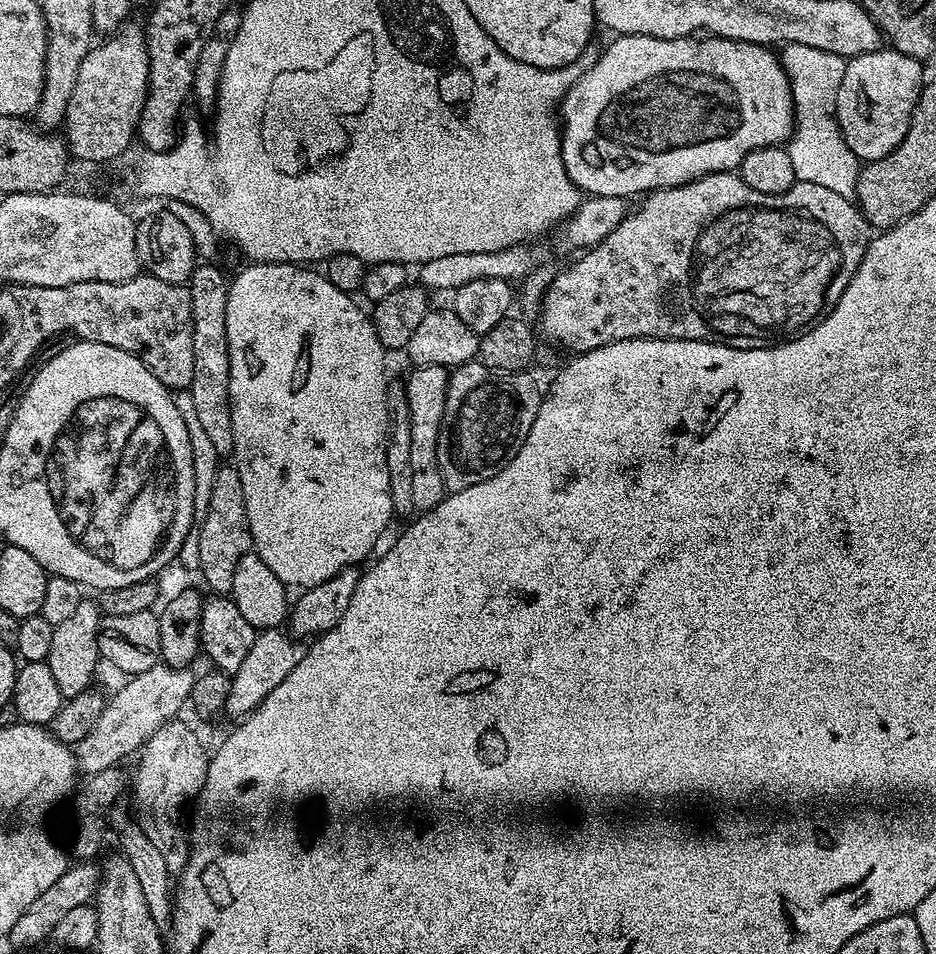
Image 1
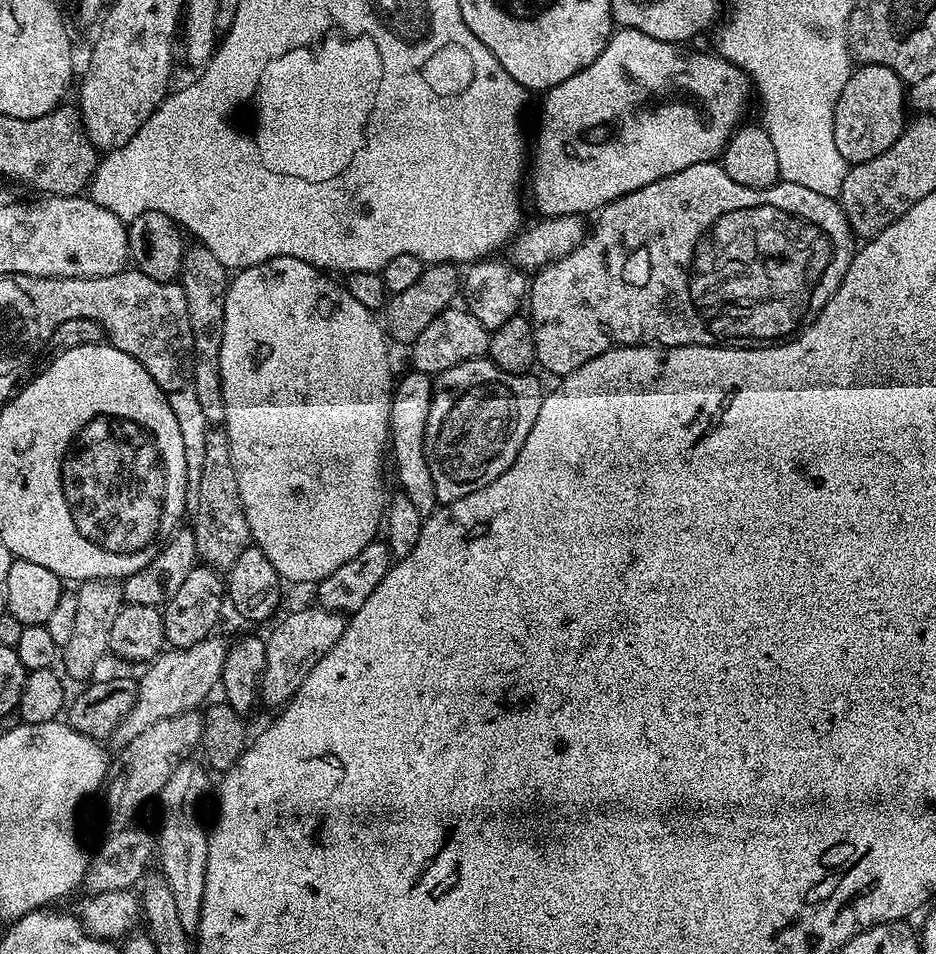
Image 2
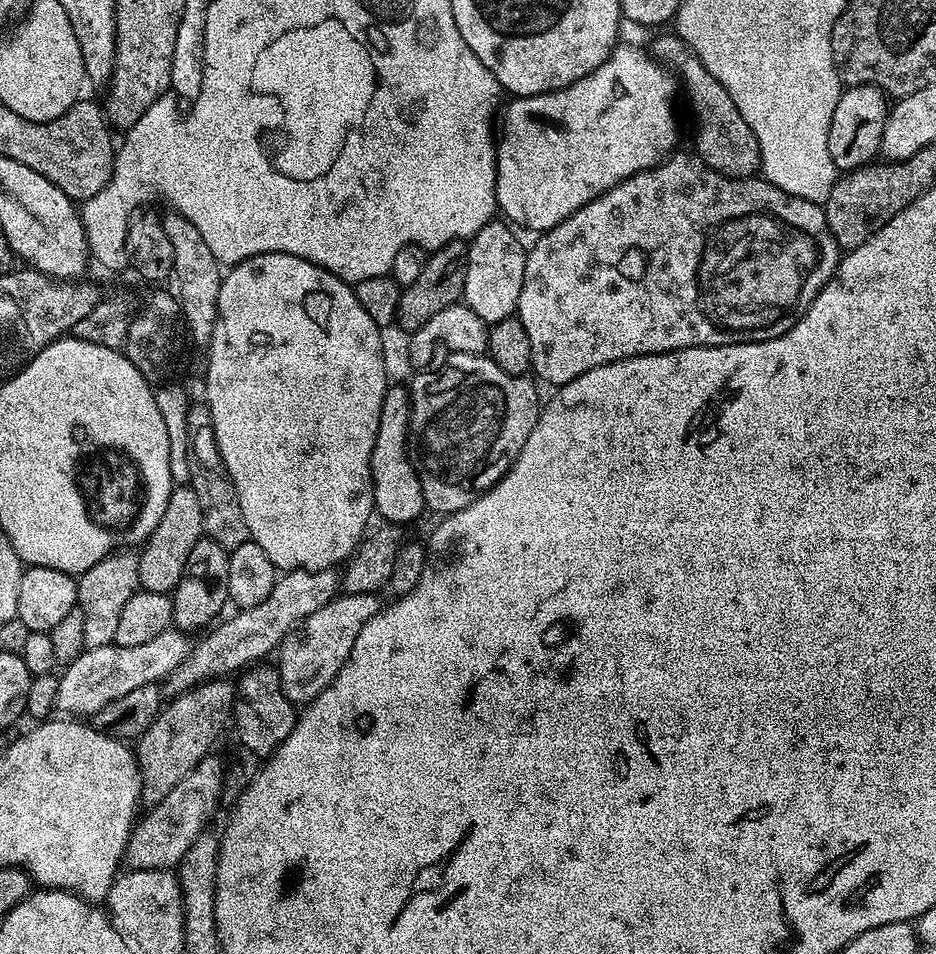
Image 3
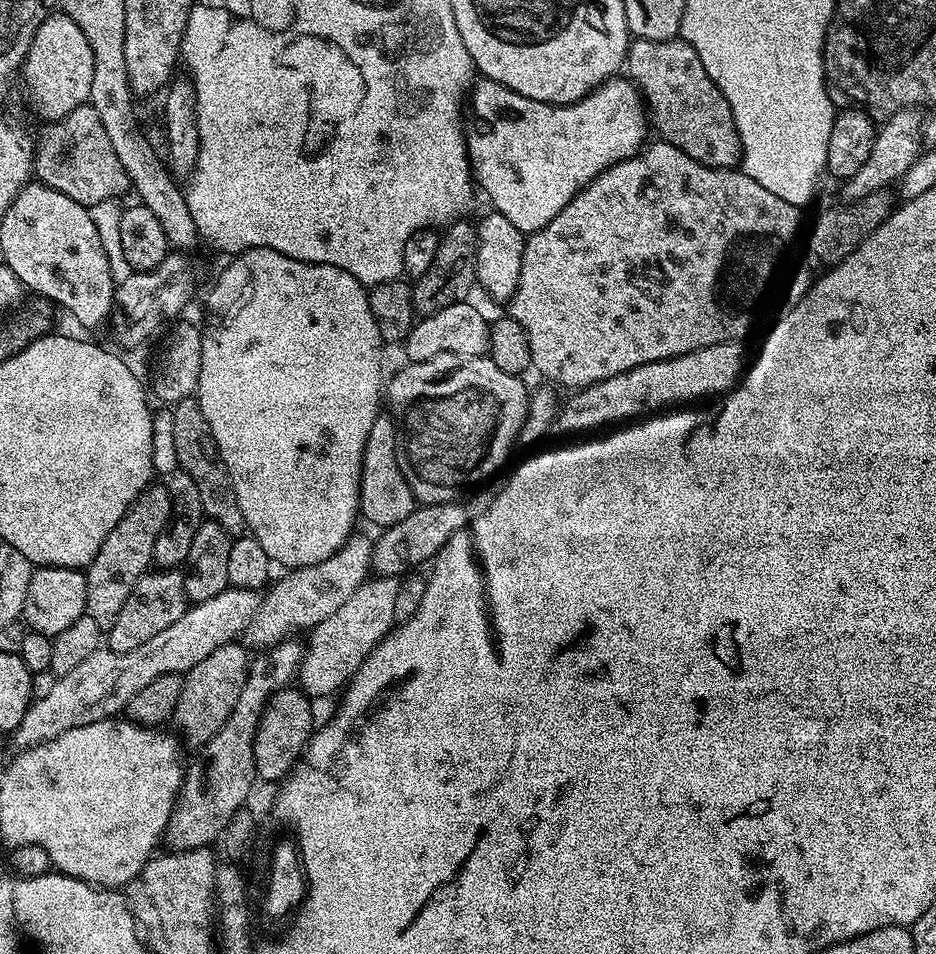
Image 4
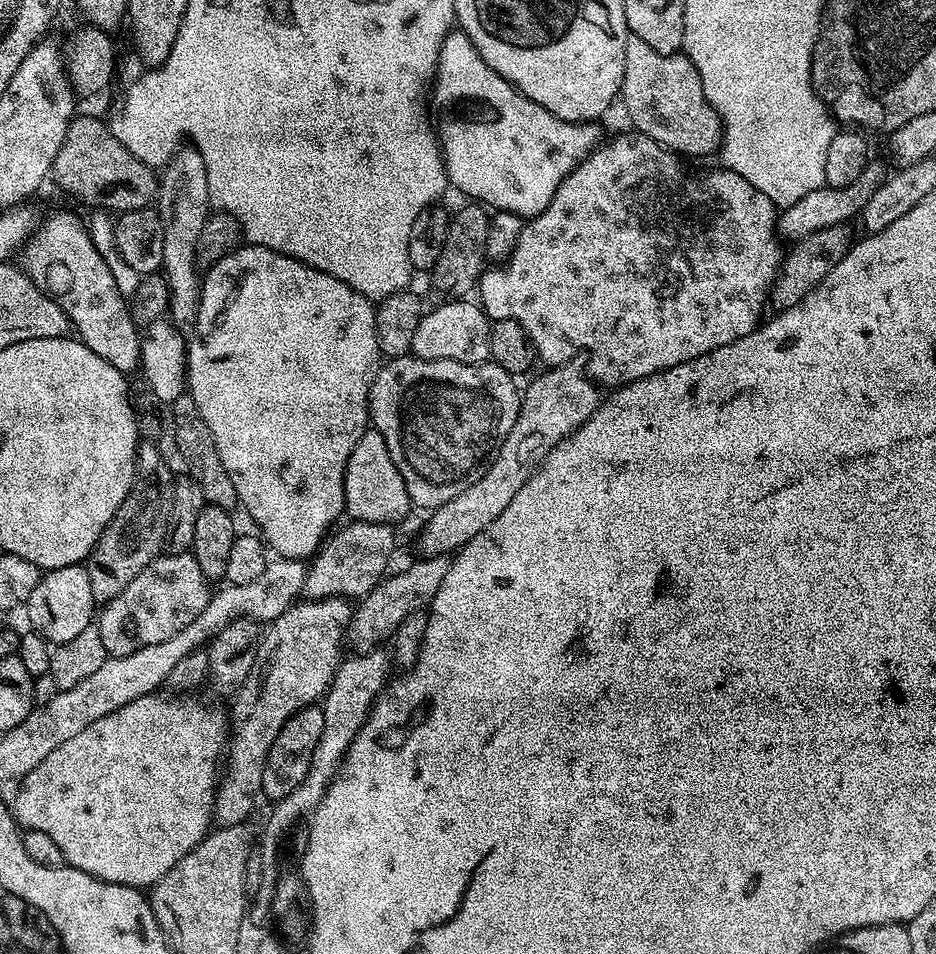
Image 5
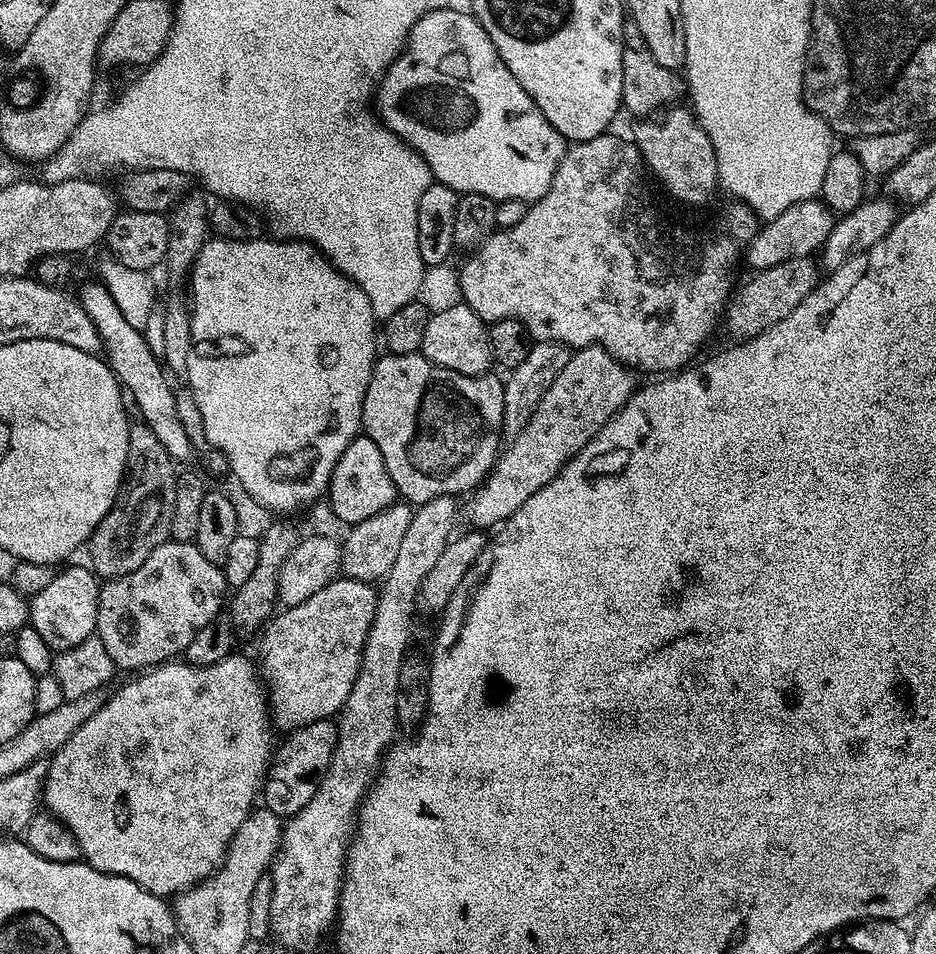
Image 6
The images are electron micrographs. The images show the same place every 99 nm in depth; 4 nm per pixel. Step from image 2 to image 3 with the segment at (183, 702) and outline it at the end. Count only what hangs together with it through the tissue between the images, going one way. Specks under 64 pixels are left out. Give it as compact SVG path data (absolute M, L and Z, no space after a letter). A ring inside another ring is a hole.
M305 568L285 571L277 579L274 590L270 598L266 598L266 602L258 602L258 606L237 611L237 616L233 620L221 619L207 633L209 636L201 644L193 643L188 657L166 677L166 688L168 684L169 693L179 694L187 688L204 684L207 680L231 677L231 672L239 673L263 661L263 656L268 656L271 652L273 655L279 649L280 643L288 637L289 632L299 628L307 616L314 614L314 610L335 600L341 588L342 580L336 568L323 568L313 572Z

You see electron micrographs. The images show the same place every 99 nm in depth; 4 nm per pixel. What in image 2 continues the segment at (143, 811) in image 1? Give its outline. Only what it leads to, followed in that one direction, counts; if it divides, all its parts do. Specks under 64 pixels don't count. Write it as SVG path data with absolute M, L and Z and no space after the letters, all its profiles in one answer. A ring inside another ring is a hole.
M182 762L170 774L158 797L160 804L160 836L158 832L159 875L174 896L179 921L189 934L195 933L202 914L202 894L206 890L206 854L208 833L200 825L200 803L208 792L208 776L196 764Z

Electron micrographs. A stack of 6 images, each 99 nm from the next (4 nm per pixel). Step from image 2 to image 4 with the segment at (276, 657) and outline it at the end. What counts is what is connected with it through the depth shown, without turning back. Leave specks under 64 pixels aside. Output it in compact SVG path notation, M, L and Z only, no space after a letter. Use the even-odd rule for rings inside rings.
M373 575L330 618L318 622L307 633L304 657L300 663L299 687L309 698L339 693L366 658L380 645L397 623L394 605L398 599L401 581L394 576Z

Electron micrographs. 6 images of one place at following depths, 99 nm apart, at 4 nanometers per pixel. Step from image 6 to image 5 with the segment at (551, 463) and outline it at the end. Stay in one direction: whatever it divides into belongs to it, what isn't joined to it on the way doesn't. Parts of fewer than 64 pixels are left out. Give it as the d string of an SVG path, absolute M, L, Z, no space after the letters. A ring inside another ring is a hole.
M569 362L549 367L544 371L548 372L542 373L537 380L530 381L528 389L526 387L523 389L518 418L514 422L514 426L510 426L510 434L506 434L504 444L500 447L500 452L496 455L496 461L490 466L490 470L486 470L486 474L482 474L482 478L478 478L478 482L474 482L474 486L466 486L466 490L462 490L462 494L458 494L458 498L446 502L429 515L432 517L429 518L428 525L420 532L419 555L421 557L448 556L463 548L466 542L470 542L470 538L482 534L490 526L490 522L494 522L494 518L498 518L498 514L502 514L502 510L506 510L506 506L510 506L510 502L514 502L514 494L518 494L518 490L522 490L522 486L526 486L528 479L539 468L541 462L552 453L552 449L557 448L565 438L572 435L574 430L583 426L600 407L602 403L601 389L593 383L581 365L579 368L575 362Z

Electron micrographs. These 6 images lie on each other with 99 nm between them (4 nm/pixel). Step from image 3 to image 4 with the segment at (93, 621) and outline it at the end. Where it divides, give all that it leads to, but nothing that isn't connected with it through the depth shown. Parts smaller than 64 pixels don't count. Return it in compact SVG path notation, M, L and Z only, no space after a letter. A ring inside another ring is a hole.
M153 482L128 507L128 513L116 523L114 530L110 530L110 534L106 534L106 542L102 542L98 554L90 561L86 569L86 615L94 618L94 622L98 622L101 630L107 630L114 626L114 618L118 618L122 606L126 606L126 598L130 598L136 583L142 579L145 572L153 567L154 542L158 538L158 534L162 534L162 530L171 517L172 499L168 497L167 487L163 483Z

